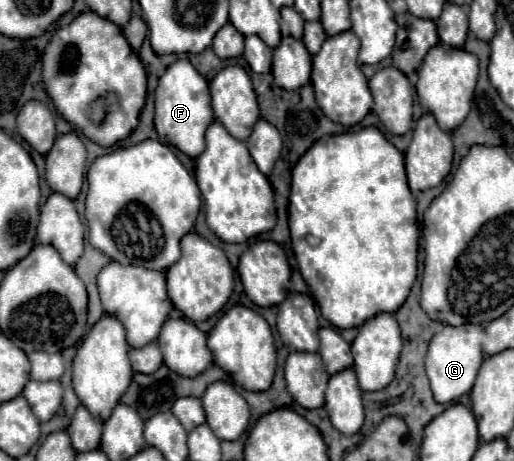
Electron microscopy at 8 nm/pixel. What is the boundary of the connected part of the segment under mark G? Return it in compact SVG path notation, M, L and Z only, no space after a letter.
M467 323L465 327L445 325L443 331L439 331L431 339L427 359L425 359L425 369L427 369L427 377L431 381L431 391L433 391L437 403L449 403L471 391L477 371L483 363L483 351L481 351L483 337L485 337L483 327L473 327L473 323Z

